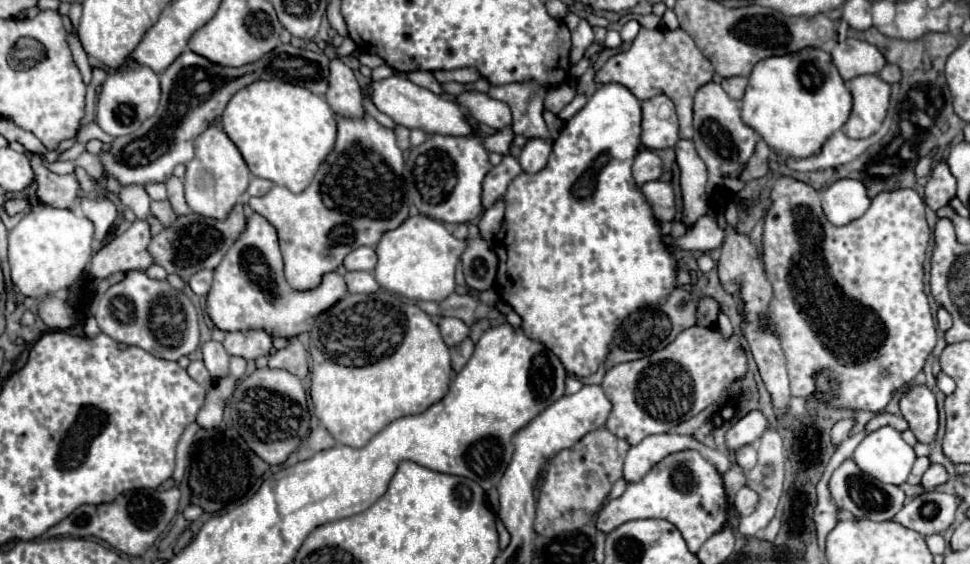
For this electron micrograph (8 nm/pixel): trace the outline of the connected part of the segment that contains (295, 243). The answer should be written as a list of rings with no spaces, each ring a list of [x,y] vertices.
[[[369,113],[361,119],[337,117],[337,141],[333,153],[321,163],[309,187],[301,193],[291,193],[287,187],[275,185],[257,203],[257,213],[263,215],[279,233],[279,245],[285,259],[285,277],[293,289],[313,289],[321,281],[321,273],[335,271],[347,253],[361,245],[375,247],[379,237],[399,227],[409,217],[409,203],[403,201],[403,153],[395,143],[395,133],[379,125]]]

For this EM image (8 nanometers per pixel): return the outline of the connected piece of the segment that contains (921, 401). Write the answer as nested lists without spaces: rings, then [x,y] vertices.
[[[925,385],[909,387],[909,391],[899,401],[899,409],[919,443],[927,445],[935,439],[939,427],[937,403],[935,395]]]

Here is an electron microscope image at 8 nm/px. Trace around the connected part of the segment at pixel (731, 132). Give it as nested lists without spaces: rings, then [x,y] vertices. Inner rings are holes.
[[[705,83],[701,85],[701,89],[697,89],[695,93],[695,105],[693,105],[693,127],[695,127],[695,149],[699,153],[699,157],[705,161],[707,171],[711,175],[715,183],[715,187],[721,183],[723,175],[733,175],[739,169],[743,169],[743,165],[749,161],[749,157],[755,151],[755,143],[759,139],[759,135],[755,133],[755,129],[751,129],[749,125],[743,123],[741,119],[741,101],[731,99],[723,87],[719,83]]]

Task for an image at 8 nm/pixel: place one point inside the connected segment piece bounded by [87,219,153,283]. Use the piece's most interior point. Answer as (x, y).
(129, 251)

